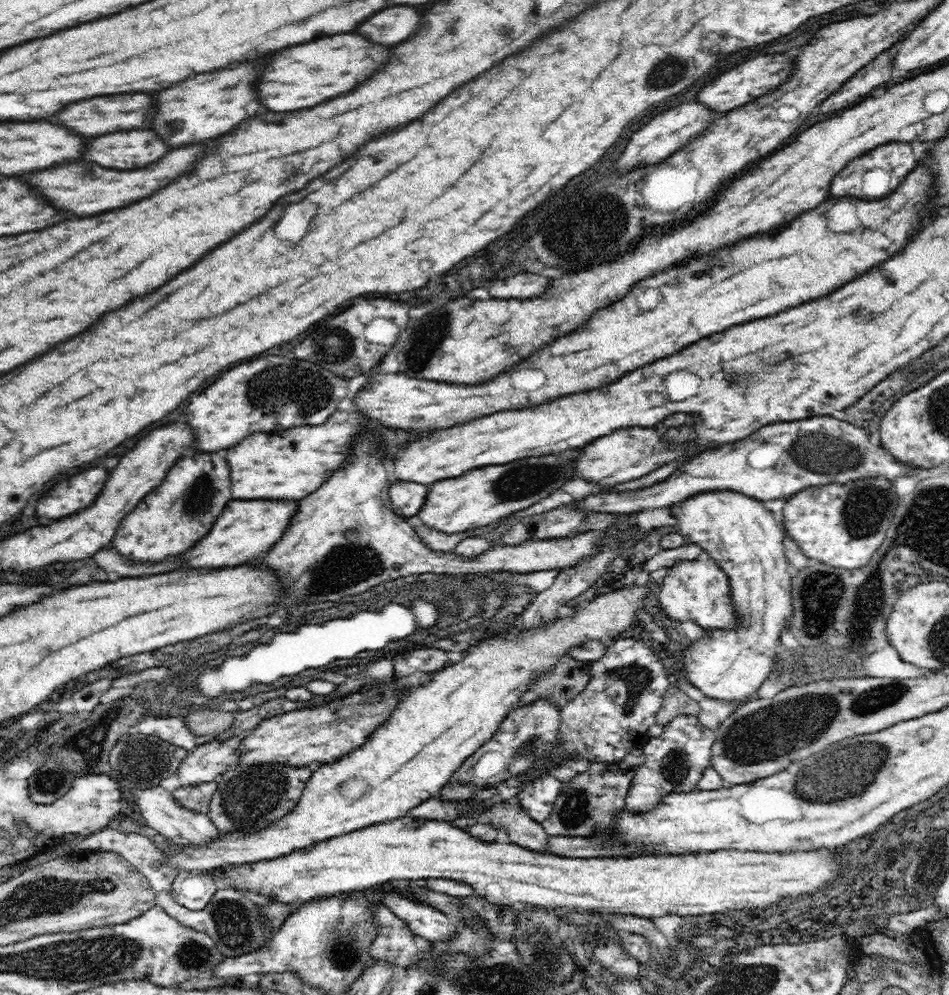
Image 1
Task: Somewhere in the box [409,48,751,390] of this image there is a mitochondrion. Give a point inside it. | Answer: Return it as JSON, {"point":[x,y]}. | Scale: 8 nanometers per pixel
{"point":[668,71]}

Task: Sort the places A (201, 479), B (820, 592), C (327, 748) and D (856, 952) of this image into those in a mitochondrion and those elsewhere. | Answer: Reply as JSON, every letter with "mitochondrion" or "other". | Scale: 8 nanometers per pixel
{"A":"mitochondrion","B":"mitochondrion","C":"other","D":"other"}

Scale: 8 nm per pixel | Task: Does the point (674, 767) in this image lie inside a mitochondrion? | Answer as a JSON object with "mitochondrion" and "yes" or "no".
{"mitochondrion":"yes"}

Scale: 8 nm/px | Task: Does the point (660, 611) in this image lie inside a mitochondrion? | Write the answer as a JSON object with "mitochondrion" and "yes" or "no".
{"mitochondrion":"no"}

